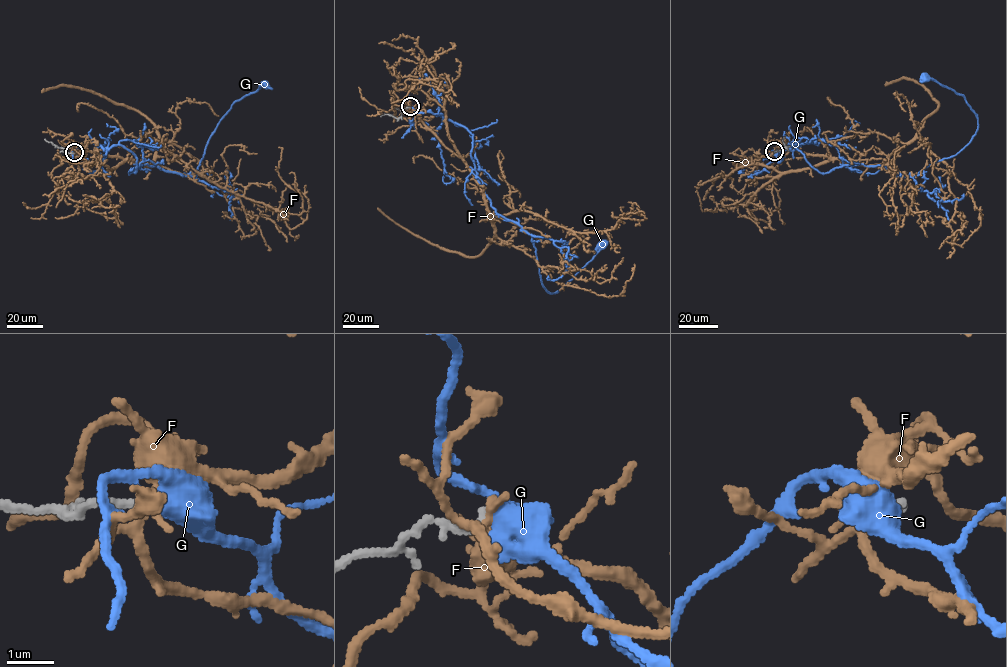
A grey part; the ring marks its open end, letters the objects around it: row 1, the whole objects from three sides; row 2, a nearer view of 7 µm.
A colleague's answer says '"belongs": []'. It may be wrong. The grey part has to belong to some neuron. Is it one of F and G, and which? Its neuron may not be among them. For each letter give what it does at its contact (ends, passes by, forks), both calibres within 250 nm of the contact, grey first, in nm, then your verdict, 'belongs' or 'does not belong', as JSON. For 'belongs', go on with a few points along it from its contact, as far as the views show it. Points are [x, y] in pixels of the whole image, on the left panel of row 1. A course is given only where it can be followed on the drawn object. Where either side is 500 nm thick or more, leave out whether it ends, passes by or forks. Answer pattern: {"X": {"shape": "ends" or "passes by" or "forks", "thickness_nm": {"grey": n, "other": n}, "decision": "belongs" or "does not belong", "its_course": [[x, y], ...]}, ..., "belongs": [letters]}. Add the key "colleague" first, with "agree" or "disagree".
{"colleague": "agree", "F": {"shape": "forks", "thickness_nm": {"grey": 200, "other": 240}, "decision": "does not belong"}, "G": {"thickness_nm": {"grey": 190, "other": 500}, "decision": "does not belong"}, "belongs": []}

